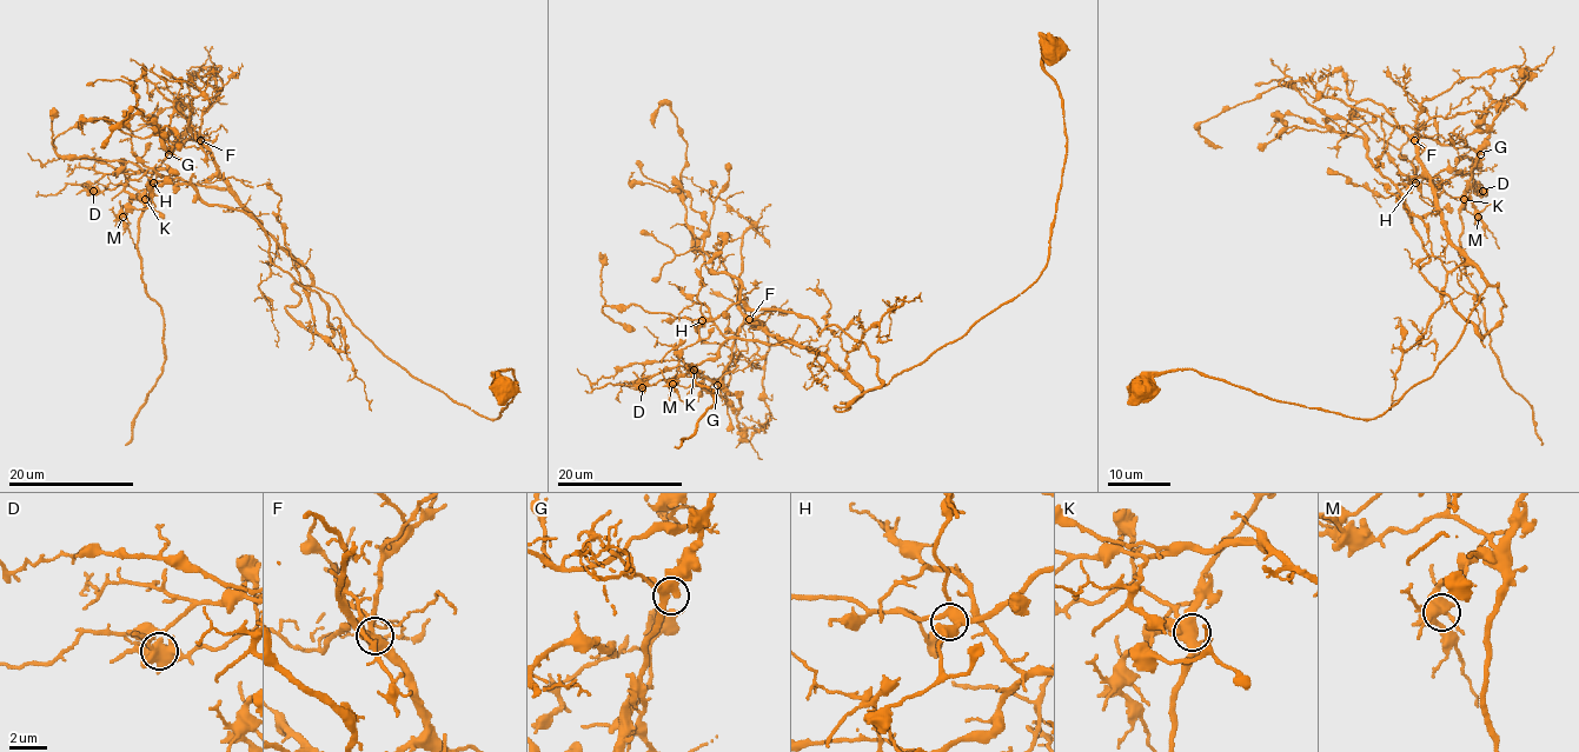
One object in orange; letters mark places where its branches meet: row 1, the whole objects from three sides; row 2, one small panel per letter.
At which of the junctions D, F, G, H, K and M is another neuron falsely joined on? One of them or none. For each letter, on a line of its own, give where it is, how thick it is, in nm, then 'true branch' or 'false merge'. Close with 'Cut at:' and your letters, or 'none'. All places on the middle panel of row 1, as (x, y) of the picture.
D: place (642, 387); calibre 550 nm; false merge
F: place (749, 319); calibre 500 nm; true branch
G: place (717, 385); calibre 420 nm; true branch
H: place (702, 320); calibre 440 nm; true branch
K: place (694, 370); calibre 480 nm; true branch
M: place (672, 384); calibre 500 nm; true branch
Cut at: D

